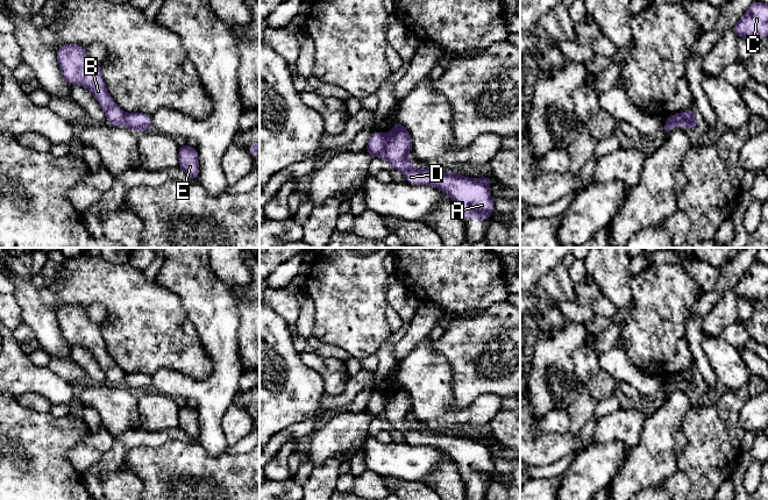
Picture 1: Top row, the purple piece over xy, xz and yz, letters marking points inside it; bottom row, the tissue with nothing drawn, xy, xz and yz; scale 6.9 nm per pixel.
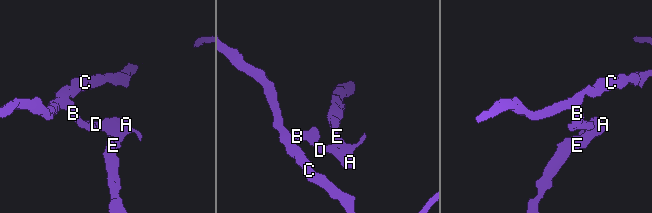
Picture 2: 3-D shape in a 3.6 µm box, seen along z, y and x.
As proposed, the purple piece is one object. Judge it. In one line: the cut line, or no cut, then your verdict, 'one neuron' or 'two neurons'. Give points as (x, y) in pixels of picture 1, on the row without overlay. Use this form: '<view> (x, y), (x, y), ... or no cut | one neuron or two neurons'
xz (388, 397), (382, 416) | two neurons

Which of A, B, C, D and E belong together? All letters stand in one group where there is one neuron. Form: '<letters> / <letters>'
A D E / B C

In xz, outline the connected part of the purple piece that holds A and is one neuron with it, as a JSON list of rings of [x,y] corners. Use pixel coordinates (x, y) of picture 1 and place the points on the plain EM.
[[[397,383],[387,395],[383,419],[391,429],[404,434],[411,445],[429,445],[446,452],[457,465],[463,479],[472,478],[482,483],[495,471],[490,455],[492,437],[468,438],[454,433],[435,433],[417,429],[407,419],[412,410],[412,398],[401,384]]]

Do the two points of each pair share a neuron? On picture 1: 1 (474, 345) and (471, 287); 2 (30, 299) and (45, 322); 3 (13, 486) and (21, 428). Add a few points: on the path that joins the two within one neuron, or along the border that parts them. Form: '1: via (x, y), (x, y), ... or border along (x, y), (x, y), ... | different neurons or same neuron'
1: border along (498, 301), (476, 312), (453, 315) | different neurons
2: via (30, 305), (40, 316) | same neuron
3: via (13, 472), (13, 450), (16, 442) | same neuron

